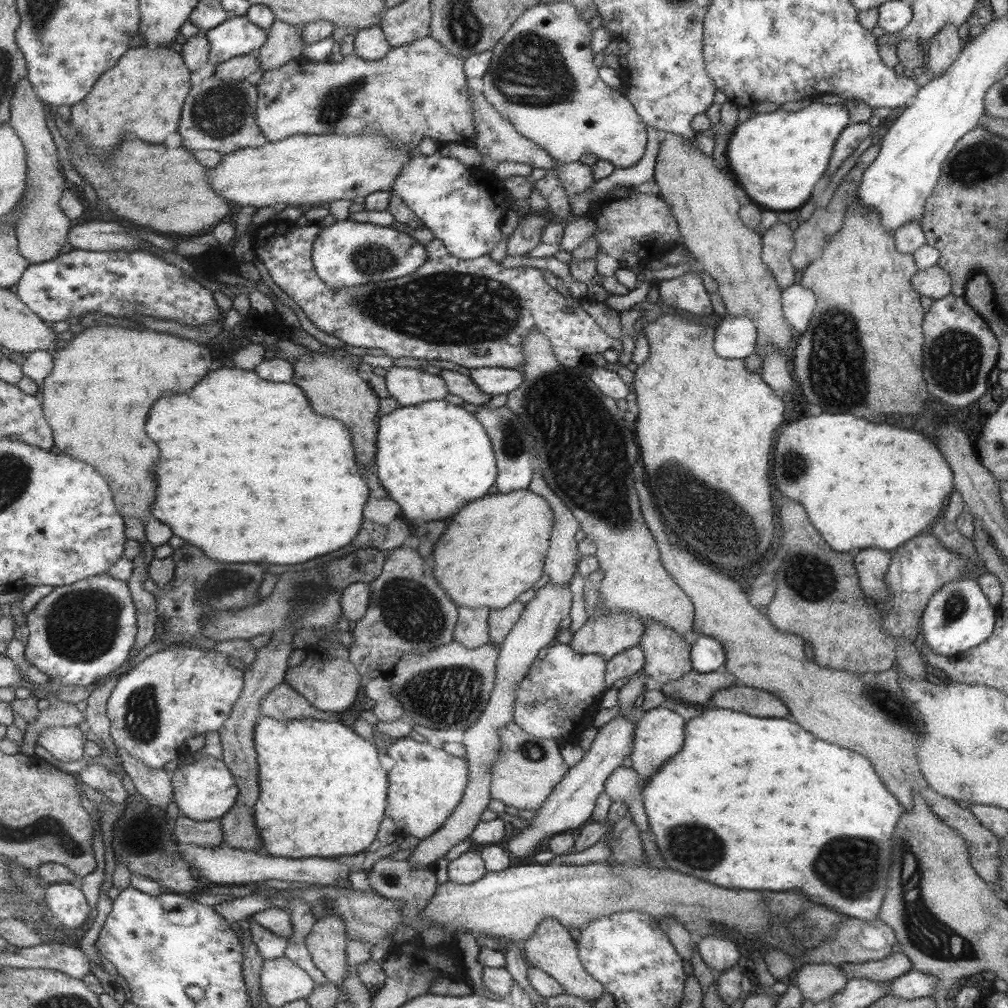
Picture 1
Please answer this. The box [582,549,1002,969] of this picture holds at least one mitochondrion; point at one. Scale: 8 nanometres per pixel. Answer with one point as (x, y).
(926, 933)

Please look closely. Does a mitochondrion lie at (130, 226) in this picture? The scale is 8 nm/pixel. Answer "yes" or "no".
no

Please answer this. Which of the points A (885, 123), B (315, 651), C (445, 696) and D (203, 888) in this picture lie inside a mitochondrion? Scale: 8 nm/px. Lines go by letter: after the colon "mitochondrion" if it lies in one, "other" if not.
A: other
B: other
C: mitochondrion
D: other

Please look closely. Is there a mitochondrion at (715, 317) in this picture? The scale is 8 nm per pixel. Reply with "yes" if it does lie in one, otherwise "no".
no

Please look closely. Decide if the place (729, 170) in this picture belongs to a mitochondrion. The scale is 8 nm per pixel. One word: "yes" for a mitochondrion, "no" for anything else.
no

